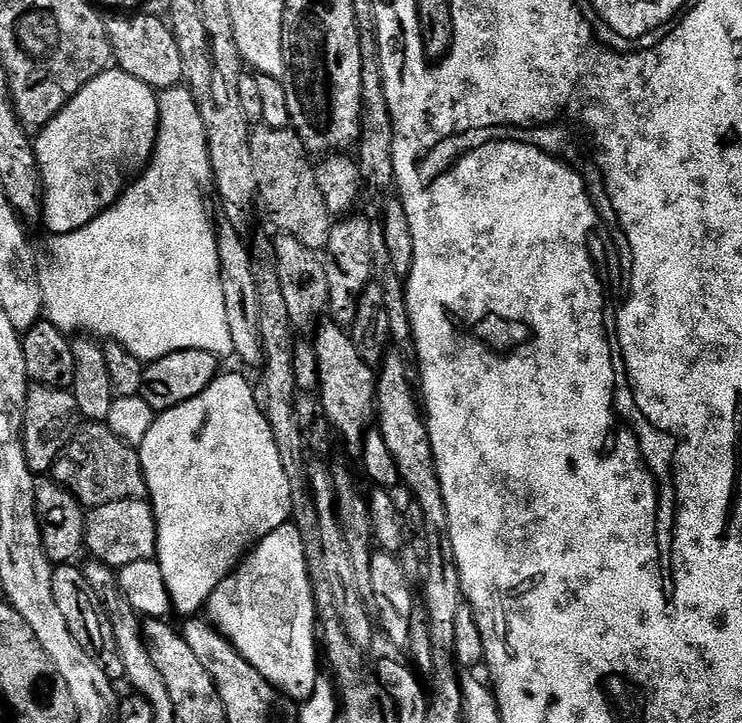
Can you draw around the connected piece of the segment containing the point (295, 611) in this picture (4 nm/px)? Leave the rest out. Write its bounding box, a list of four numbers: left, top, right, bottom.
[206,524,318,702]

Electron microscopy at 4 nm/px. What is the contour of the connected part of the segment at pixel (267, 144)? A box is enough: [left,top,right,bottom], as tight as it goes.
[248,126,334,249]

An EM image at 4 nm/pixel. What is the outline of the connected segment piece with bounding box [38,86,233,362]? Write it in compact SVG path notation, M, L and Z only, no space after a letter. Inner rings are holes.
M187 86L166 88L159 93L160 121L156 135L156 148L152 152L152 159L147 168L129 183L120 194L119 200L109 206L94 222L82 226L65 236L57 236L48 248L48 257L43 257L39 265L40 285L44 299L43 315L54 326L58 326L65 334L87 334L92 338L101 338L105 341L121 344L130 354L134 354L141 362L151 362L162 358L171 352L182 350L206 350L213 352L217 358L233 355L230 342L230 326L226 322L226 298L222 298L222 274L220 273L220 259L216 245L216 228L208 217L208 208L204 205L204 179L207 181L212 174L212 163L208 153L208 131L202 122L202 114L192 96L192 89Z

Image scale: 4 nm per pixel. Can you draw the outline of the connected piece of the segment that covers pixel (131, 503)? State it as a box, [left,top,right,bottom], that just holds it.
[84,499,157,570]

